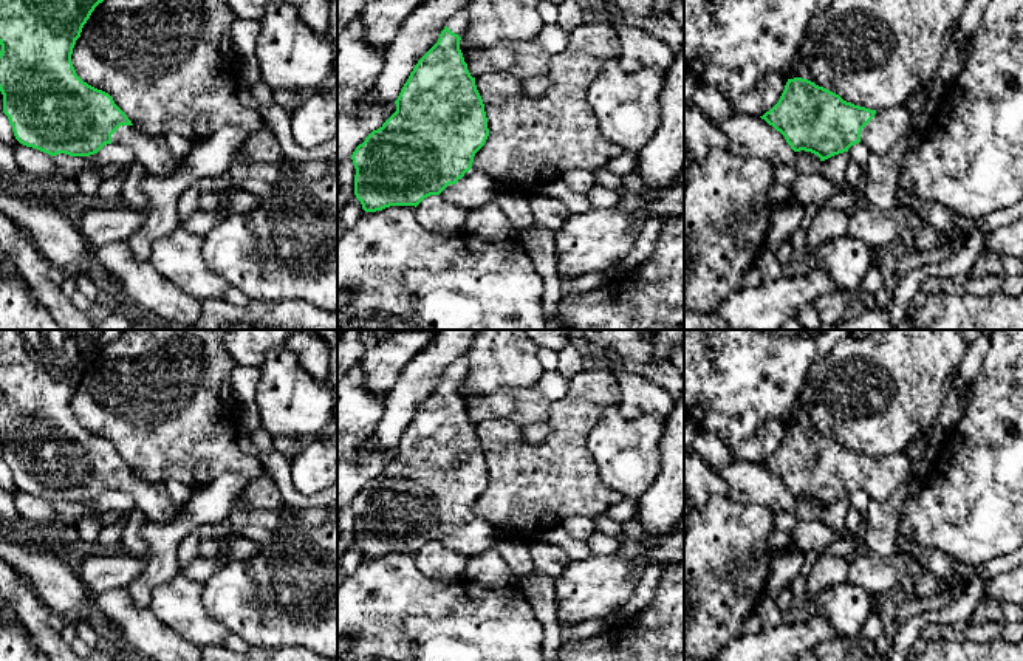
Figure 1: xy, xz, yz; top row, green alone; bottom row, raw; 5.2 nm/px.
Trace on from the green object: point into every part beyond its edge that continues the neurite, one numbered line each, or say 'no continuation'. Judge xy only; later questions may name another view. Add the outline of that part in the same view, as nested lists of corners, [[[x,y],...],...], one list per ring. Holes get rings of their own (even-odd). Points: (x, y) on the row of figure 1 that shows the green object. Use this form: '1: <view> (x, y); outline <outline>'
1: xy (153, 154); outline [[[121,125],[111,135],[111,144],[130,147],[135,161],[150,175],[169,175],[178,167],[178,159],[172,155],[166,136],[145,135],[135,125]]]

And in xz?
1: xz (458, 22); outline [[[467,8],[460,9],[457,14],[453,14],[447,22],[446,26],[458,34],[460,37],[464,34],[466,28],[469,25],[469,11]]]
2: xz (475, 189); outline [[[470,167],[457,184],[449,184],[440,195],[449,203],[470,211],[494,201],[500,194],[501,187],[495,181]]]

